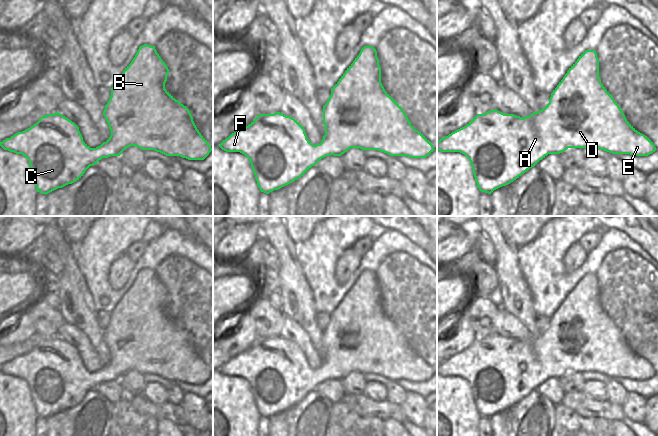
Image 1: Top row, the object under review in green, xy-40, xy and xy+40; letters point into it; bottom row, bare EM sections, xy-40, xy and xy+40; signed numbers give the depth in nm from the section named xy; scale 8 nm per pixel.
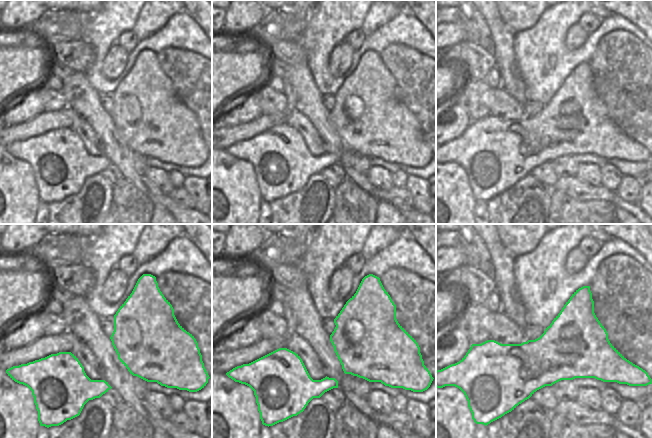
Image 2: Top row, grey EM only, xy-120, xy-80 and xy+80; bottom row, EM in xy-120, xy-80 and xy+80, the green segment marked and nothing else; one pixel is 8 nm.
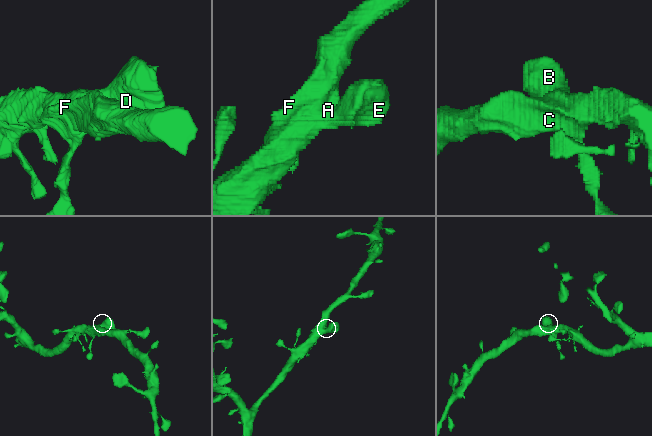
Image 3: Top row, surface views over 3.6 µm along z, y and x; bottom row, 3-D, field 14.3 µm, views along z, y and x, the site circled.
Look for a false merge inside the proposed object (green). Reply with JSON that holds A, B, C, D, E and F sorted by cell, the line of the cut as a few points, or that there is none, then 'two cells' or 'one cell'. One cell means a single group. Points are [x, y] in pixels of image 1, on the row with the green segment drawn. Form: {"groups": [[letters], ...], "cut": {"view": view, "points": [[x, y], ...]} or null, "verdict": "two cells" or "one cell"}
{"groups": [["A", "B", "C", "D", "E", "F"]], "cut": null, "verdict": "one cell"}

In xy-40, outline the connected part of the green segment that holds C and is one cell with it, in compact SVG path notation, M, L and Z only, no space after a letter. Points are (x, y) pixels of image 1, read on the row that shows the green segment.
M144 44L139 47L131 63L111 88L111 97L103 111L111 135L106 142L96 148L90 148L83 141L79 127L58 112L42 116L30 128L3 140L0 146L4 150L22 154L29 161L37 192L45 195L76 182L90 166L95 165L102 158L120 156L130 146L136 146L142 150L154 150L166 156L180 156L188 160L204 160L213 149L197 129L189 109L165 89L168 73L169 69L157 53L155 46Z

